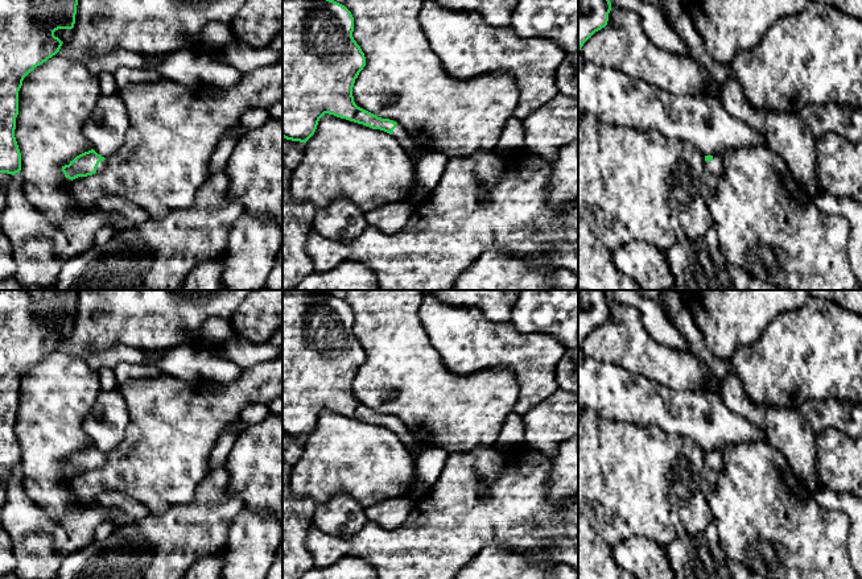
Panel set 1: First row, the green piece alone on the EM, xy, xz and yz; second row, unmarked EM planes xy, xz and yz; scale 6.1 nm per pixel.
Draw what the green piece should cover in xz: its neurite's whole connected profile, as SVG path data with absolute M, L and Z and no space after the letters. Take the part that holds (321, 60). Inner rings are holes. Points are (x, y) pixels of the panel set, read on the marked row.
M282 0L282 137L306 142L314 135L319 119L329 113L392 135L414 161L418 160L422 149L399 123L378 117L355 104L352 87L366 66L366 57L352 32L351 12L334 0Z

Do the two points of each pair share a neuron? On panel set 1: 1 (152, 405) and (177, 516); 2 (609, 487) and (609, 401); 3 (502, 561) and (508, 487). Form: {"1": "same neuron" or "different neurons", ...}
{"1": "different neurons", "2": "different neurons", "3": "different neurons"}

